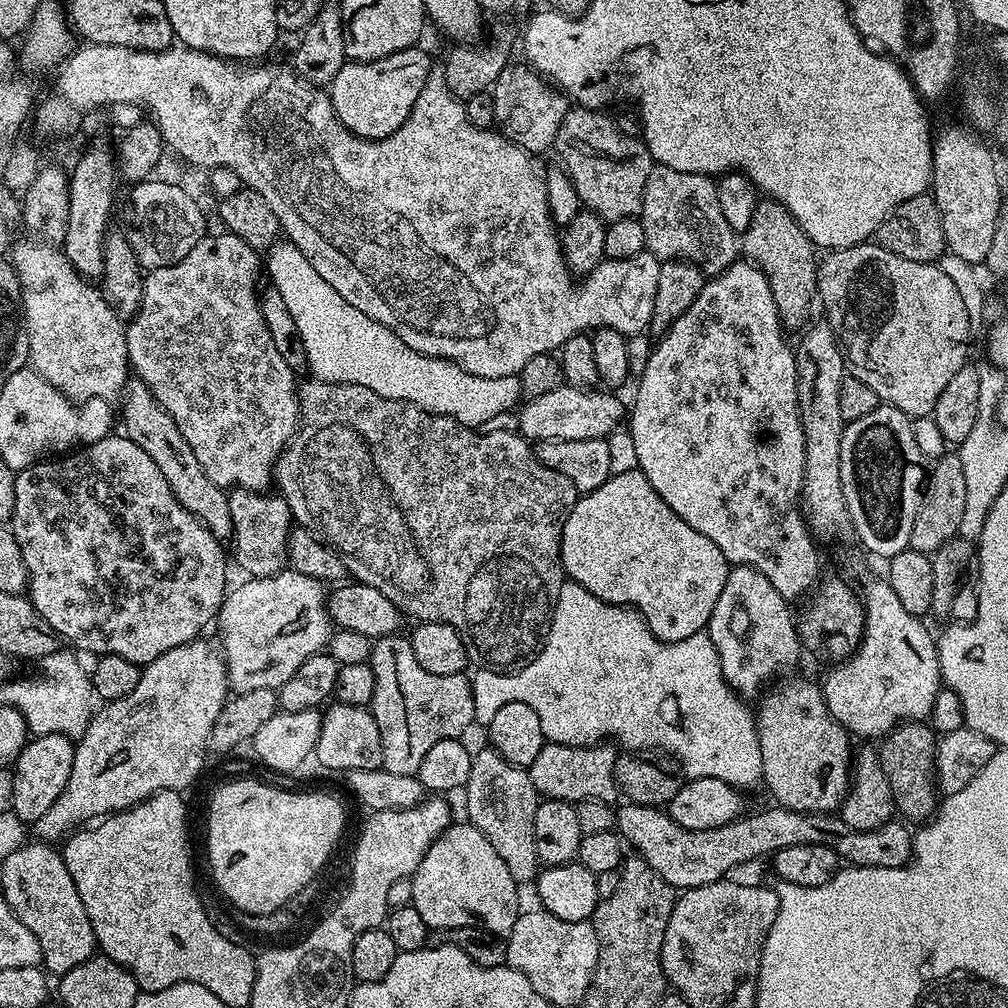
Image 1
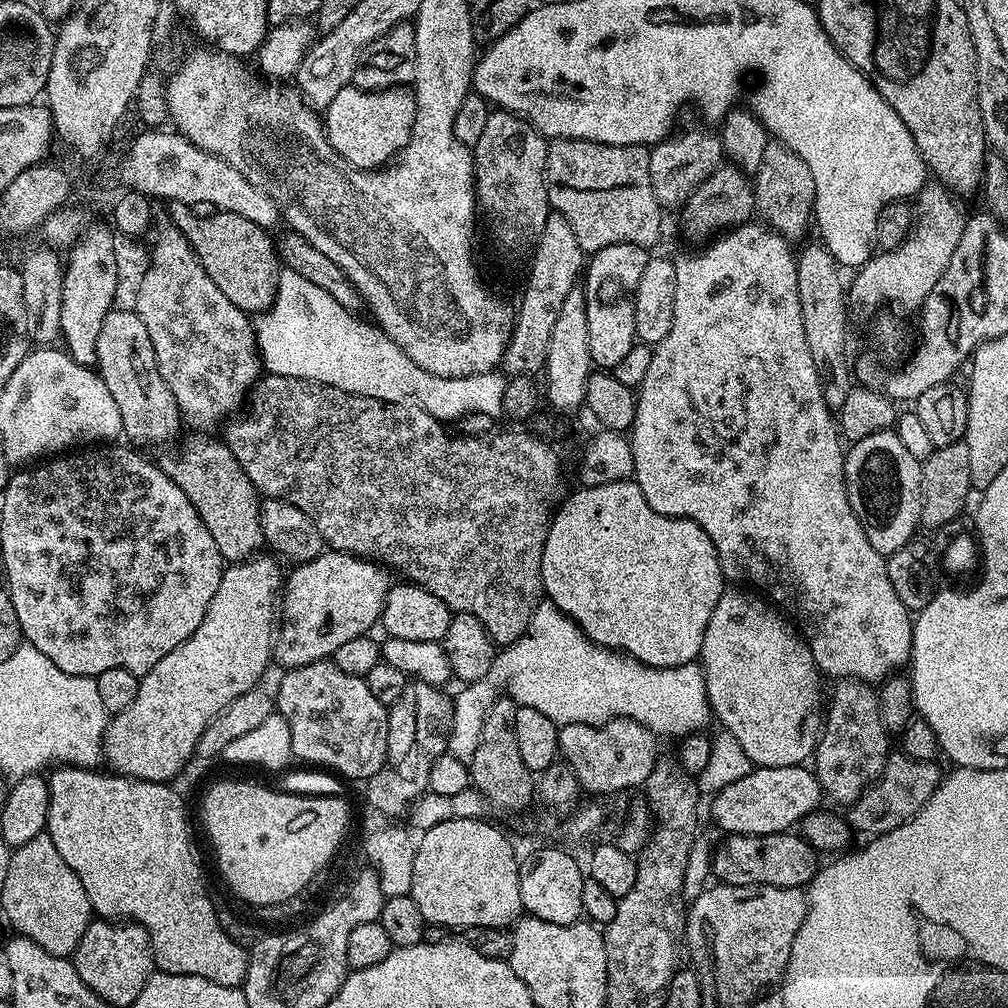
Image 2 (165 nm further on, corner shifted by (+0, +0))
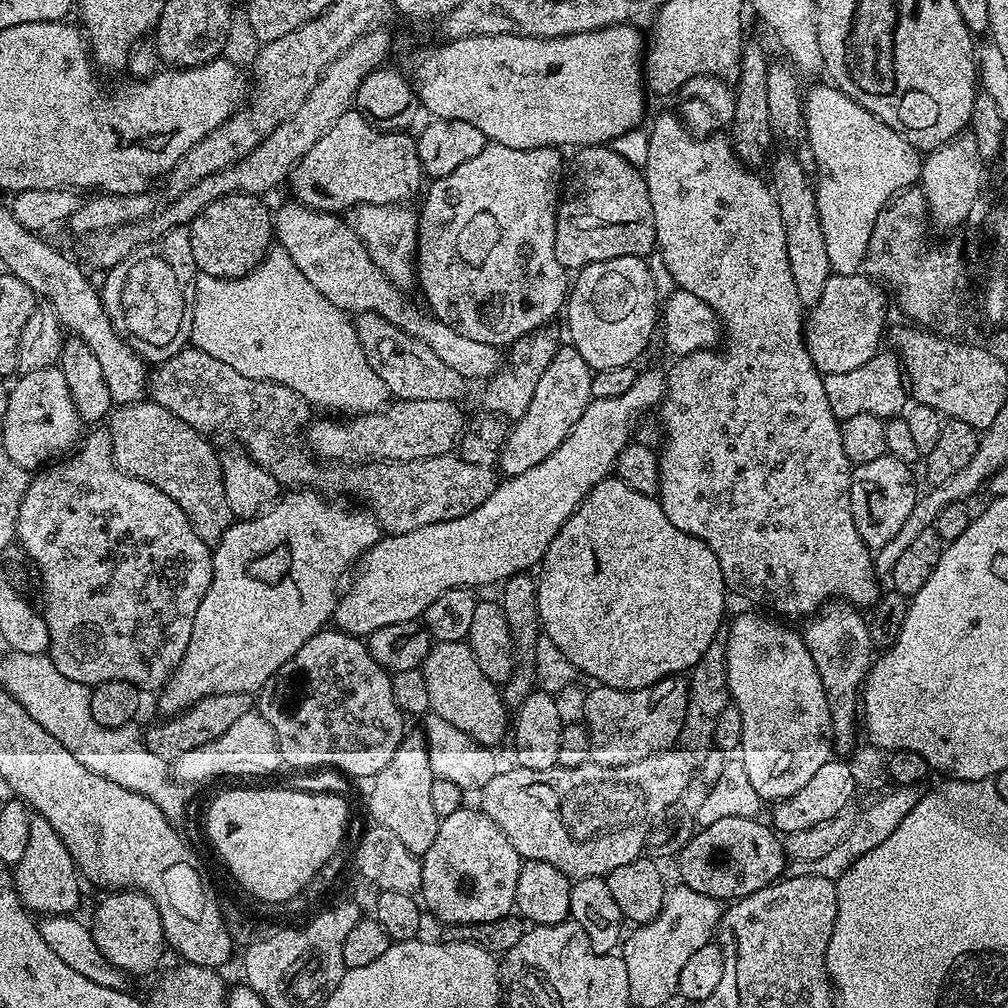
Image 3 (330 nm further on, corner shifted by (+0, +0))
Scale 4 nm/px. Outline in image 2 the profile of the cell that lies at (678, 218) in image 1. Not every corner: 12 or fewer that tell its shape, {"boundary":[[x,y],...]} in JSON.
{"boundary":[[684,132],[651,145],[661,209],[679,209],[725,159],[720,136]]}

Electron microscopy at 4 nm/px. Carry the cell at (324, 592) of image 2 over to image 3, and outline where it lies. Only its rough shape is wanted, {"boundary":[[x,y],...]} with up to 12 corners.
{"boundary":[[648,368],[589,400],[562,446],[482,506],[360,557],[335,627],[419,621],[446,590],[535,569],[613,475]]}

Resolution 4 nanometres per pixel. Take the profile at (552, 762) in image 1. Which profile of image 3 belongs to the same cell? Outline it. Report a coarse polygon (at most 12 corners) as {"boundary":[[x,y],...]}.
{"boundary":[[683,675],[592,686],[591,763],[630,766],[680,739]]}

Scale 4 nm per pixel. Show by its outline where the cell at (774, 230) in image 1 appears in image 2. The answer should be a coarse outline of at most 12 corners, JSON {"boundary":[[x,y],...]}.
{"boundary":[[769,142],[754,173],[759,219],[803,241],[816,211],[814,174]]}

